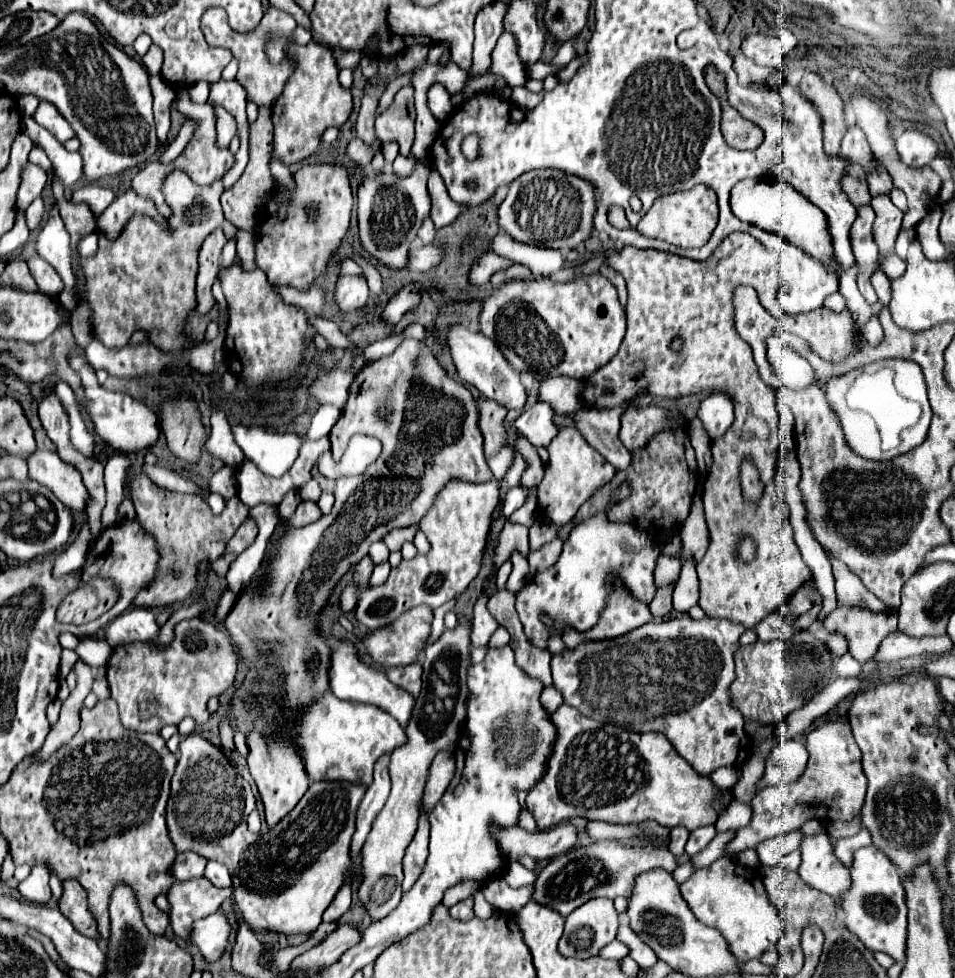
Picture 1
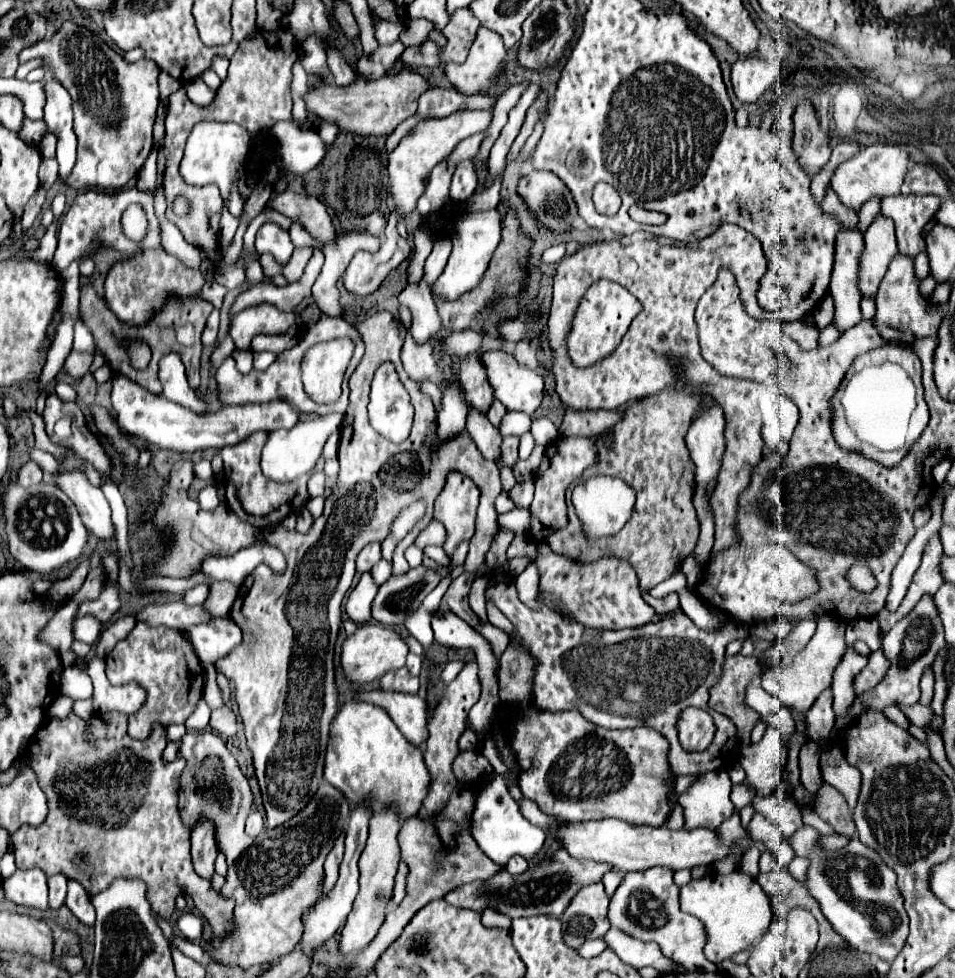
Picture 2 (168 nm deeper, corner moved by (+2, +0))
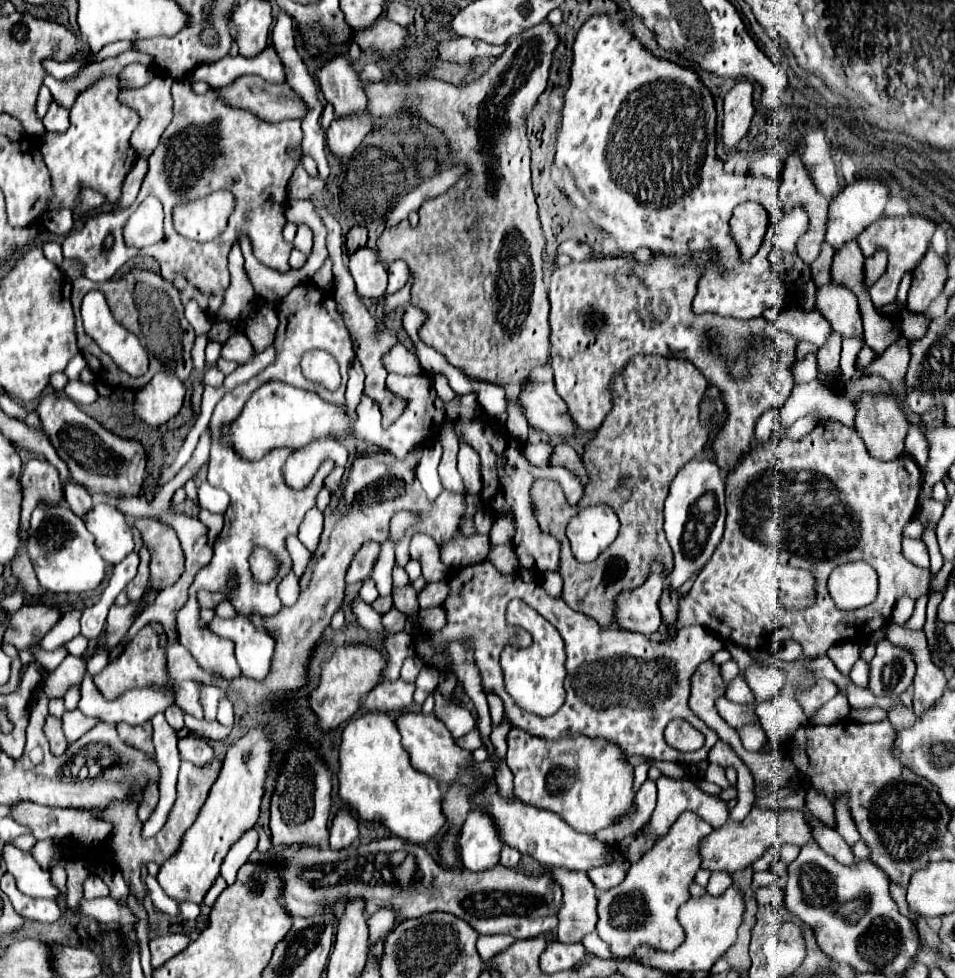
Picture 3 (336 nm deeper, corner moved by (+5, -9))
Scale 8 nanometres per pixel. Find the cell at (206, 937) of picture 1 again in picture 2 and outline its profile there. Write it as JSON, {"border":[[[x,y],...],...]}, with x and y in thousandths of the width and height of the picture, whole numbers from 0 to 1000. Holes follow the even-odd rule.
{"border":[[[193,934],[186,940],[186,950],[191,954],[193,960],[197,962],[207,962],[212,958],[212,940],[201,936],[201,934]]]}

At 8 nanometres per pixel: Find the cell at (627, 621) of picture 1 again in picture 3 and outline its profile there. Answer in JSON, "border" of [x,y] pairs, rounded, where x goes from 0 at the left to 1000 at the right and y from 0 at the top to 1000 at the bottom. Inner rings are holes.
{"border":[[[684,577],[680,583],[680,591],[673,599],[646,611],[646,632],[650,632],[648,642],[669,646],[675,650],[686,648],[694,636],[690,624],[690,611],[696,599],[698,599],[698,585],[694,577]]]}

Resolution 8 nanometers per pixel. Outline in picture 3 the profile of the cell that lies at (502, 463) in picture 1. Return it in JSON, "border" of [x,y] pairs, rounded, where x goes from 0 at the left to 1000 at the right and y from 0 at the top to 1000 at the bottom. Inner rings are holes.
{"border":[[[552,451],[547,458],[547,462],[556,474],[573,476],[573,474],[575,474],[575,468],[577,468],[577,464],[579,464],[579,458],[572,452],[557,454]]]}

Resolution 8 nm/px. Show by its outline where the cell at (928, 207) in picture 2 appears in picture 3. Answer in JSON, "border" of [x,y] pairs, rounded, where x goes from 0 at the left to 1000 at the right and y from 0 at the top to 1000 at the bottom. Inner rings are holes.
{"border":[[[954,219],[954,221],[946,221],[946,223],[923,221],[908,235],[904,235],[904,239],[899,239],[897,249],[899,249],[899,254],[902,254],[902,258],[904,258],[906,264],[912,264],[920,256],[929,258],[929,274],[927,274],[927,278],[923,280],[923,284],[912,294],[912,307],[914,307],[916,315],[933,311],[937,307],[937,301],[939,301],[939,294],[941,294],[946,282],[950,278],[958,276],[958,272],[962,270],[962,266],[969,262],[977,237],[979,237],[979,227],[975,227],[973,223],[956,221]]]}

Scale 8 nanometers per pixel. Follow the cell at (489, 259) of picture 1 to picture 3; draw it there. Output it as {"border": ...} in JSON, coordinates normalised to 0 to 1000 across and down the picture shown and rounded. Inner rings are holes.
{"border":[[[592,245],[587,249],[587,258],[596,260],[600,266],[617,266],[621,262],[621,254],[615,247],[602,247],[602,245]]]}

